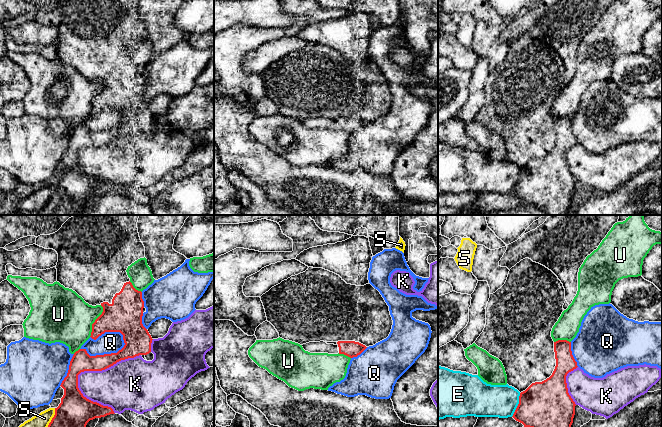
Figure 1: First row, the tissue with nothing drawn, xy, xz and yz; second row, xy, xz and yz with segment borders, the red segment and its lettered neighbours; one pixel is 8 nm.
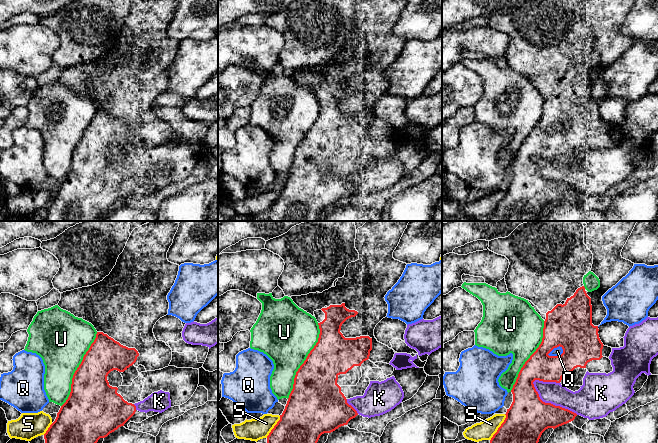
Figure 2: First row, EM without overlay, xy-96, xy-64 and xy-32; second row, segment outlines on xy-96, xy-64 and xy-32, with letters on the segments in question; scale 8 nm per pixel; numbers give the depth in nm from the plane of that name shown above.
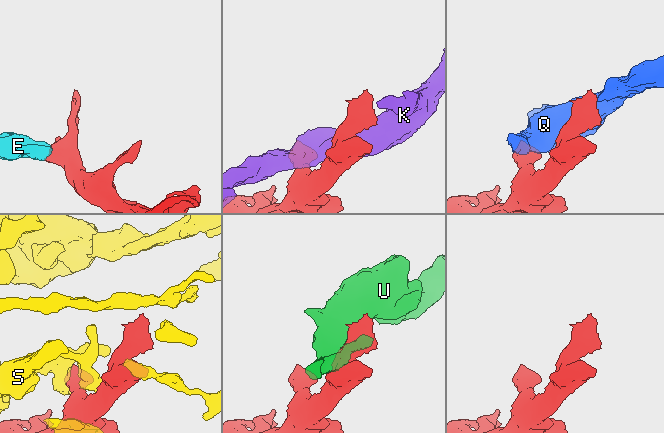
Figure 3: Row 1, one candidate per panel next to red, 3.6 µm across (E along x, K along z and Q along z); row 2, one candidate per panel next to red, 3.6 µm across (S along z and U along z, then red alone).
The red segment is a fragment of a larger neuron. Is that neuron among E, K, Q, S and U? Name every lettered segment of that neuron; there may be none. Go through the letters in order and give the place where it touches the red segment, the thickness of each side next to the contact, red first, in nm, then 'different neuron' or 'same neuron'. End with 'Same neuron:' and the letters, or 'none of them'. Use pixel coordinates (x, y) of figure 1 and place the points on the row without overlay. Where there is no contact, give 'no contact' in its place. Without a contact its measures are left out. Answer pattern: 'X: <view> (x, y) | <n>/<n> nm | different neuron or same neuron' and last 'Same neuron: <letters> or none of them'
E: yz (518, 181) | 400/260 nm | different neuron
K: xy (102, 145) | 160/400 nm | different neuron
Q: xy (104, 130) | 160/180 nm | different neuron
S: xy (50, 198) | 300/150 nm | different neuron
U: xy (95, 97) | 280/400 nm | different neuron
Same neuron: none of them

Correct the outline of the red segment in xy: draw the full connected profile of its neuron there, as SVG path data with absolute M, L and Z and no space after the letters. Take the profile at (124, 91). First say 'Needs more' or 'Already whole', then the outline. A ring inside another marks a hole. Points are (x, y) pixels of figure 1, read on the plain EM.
Needs more. M63 0L55 9L40 11L36 21L53 25L58 30L57 58L72 65L92 82L101 81L102 90L92 100L91 114L96 116L105 108L120 108L124 123L117 129L90 132L86 125L76 127L70 137L67 152L61 159L64 171L55 184L55 191L37 215L82 215L90 196L115 190L113 185L83 172L78 164L78 151L84 147L102 147L121 136L147 131L151 128L152 113L142 100L144 77L127 51L127 44L145 33L137 0Z

